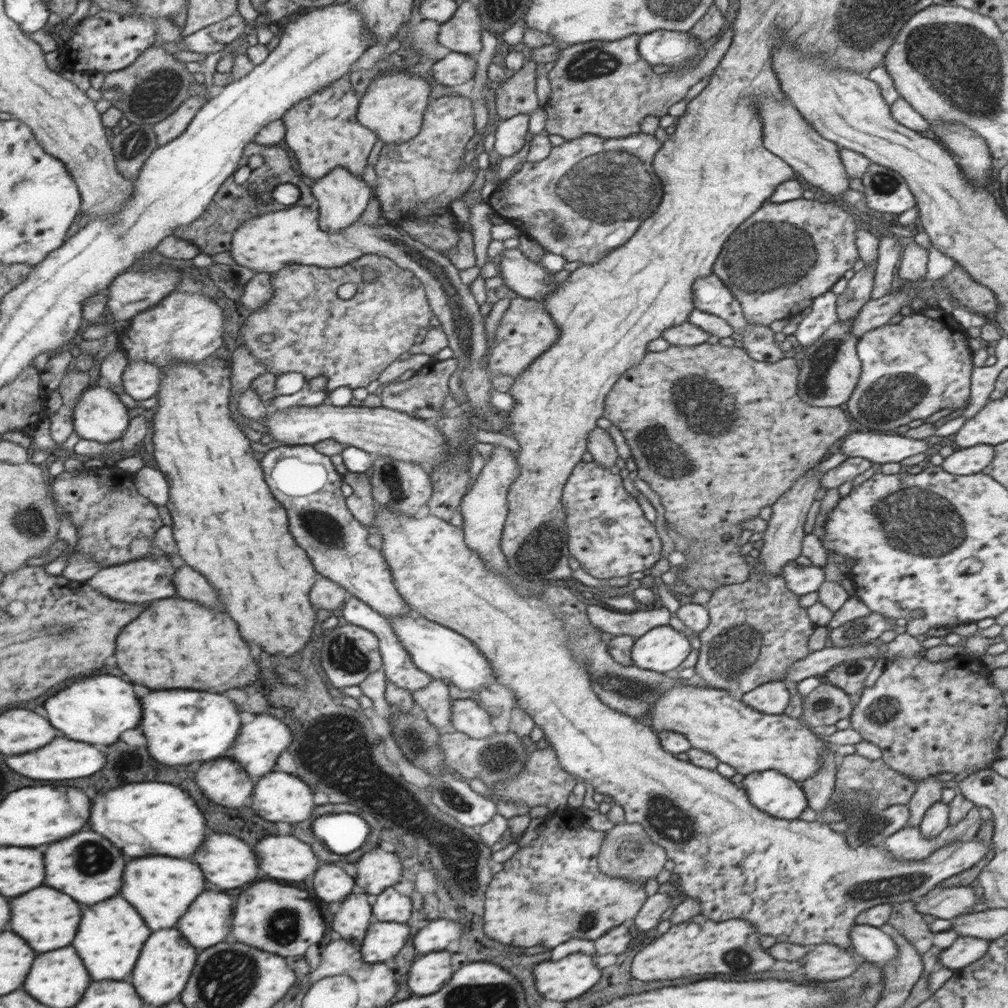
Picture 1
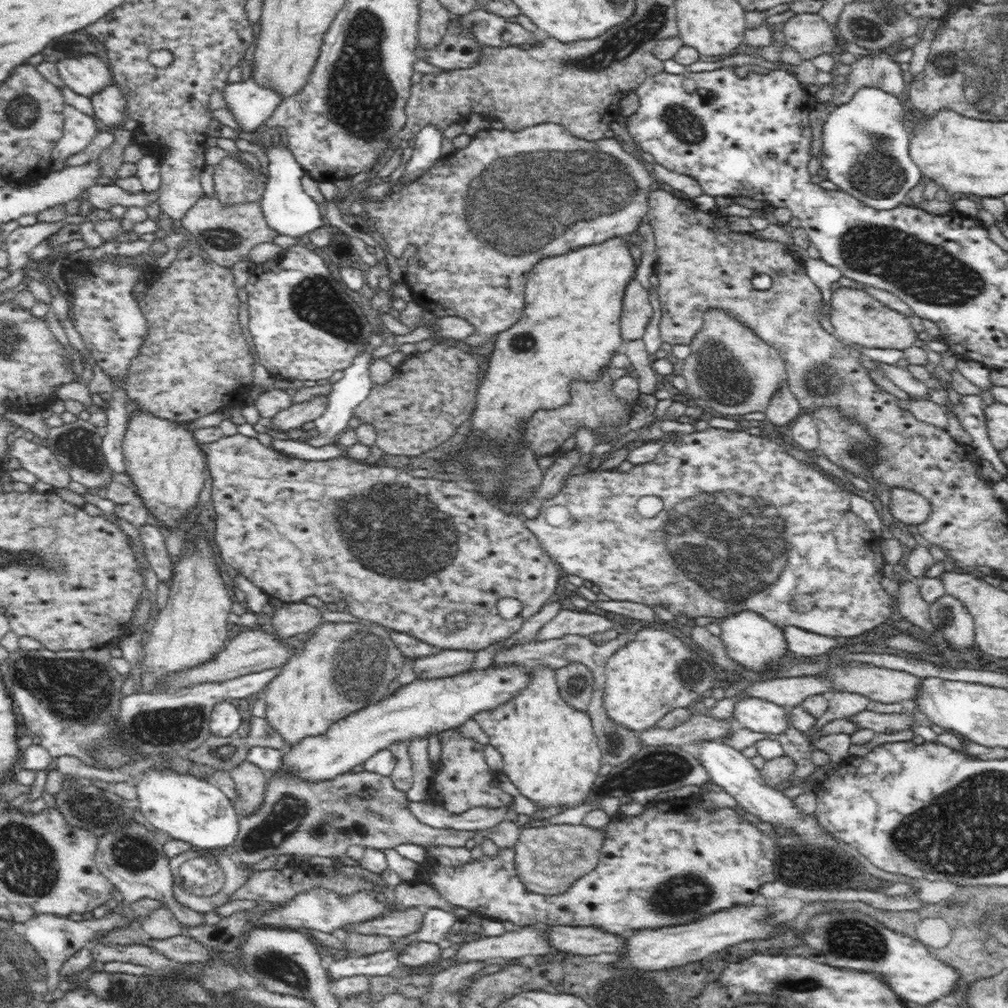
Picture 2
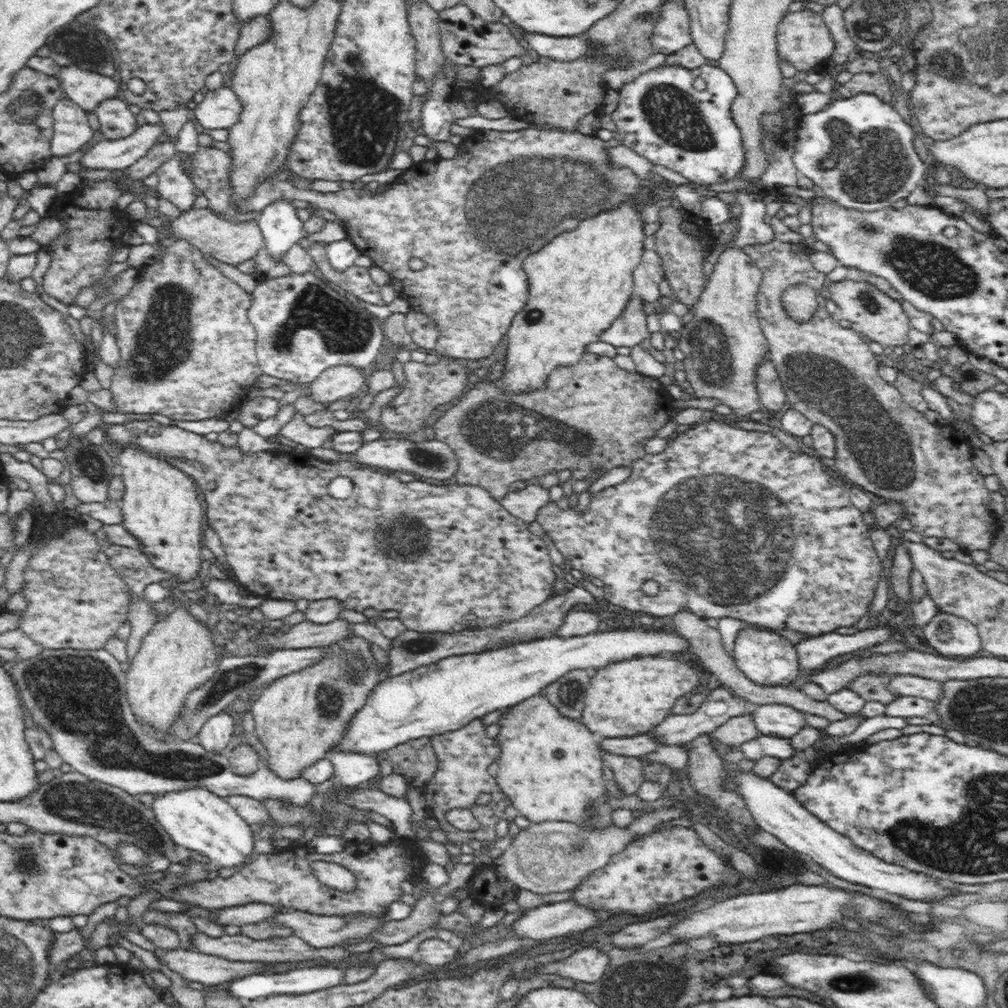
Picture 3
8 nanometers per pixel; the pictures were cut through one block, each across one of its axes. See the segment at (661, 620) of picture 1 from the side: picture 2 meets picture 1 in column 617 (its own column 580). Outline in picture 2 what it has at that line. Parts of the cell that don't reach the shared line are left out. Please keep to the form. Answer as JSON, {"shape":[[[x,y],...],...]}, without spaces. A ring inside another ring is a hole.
{"shape":[[[560,609],[557,615],[547,622],[537,633],[536,641],[557,639],[560,635],[588,636],[594,633],[604,633],[613,629],[616,620],[584,610]]]}

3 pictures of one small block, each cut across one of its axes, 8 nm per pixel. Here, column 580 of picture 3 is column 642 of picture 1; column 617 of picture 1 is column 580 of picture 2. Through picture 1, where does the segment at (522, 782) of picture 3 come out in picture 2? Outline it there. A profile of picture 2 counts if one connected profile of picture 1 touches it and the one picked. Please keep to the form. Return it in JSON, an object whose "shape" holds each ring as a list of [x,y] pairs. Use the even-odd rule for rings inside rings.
{"shape":[[[534,668],[530,670],[530,680],[522,690],[501,705],[490,710],[478,711],[472,718],[488,735],[490,746],[494,746],[503,756],[503,772],[518,788],[520,794],[532,800],[543,809],[549,807],[573,808],[586,804],[589,792],[595,784],[598,770],[602,765],[601,747],[593,731],[593,722],[589,714],[571,707],[562,699],[561,690],[556,682],[556,670],[553,668]]]}

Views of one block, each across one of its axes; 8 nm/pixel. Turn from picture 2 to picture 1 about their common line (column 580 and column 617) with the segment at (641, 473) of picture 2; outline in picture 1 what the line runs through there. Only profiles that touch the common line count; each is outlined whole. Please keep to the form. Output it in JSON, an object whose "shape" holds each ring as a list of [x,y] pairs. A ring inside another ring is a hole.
{"shape":[[[580,462],[565,486],[565,510],[568,511],[570,551],[580,567],[602,580],[643,572],[658,563],[662,542],[655,524],[644,518],[636,497],[626,492],[622,478],[602,468],[599,462]]]}

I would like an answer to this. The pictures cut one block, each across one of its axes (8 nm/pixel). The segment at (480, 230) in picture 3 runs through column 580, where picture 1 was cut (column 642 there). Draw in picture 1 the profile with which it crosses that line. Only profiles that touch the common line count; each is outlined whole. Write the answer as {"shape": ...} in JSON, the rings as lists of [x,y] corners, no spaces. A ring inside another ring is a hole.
{"shape":[[[583,134],[581,137],[552,147],[550,154],[538,162],[523,162],[486,201],[493,212],[512,223],[522,234],[539,243],[547,252],[560,254],[567,262],[594,264],[614,249],[628,244],[634,233],[657,212],[664,194],[653,170],[655,154],[662,142],[652,134],[631,134],[622,138],[602,138]]]}

